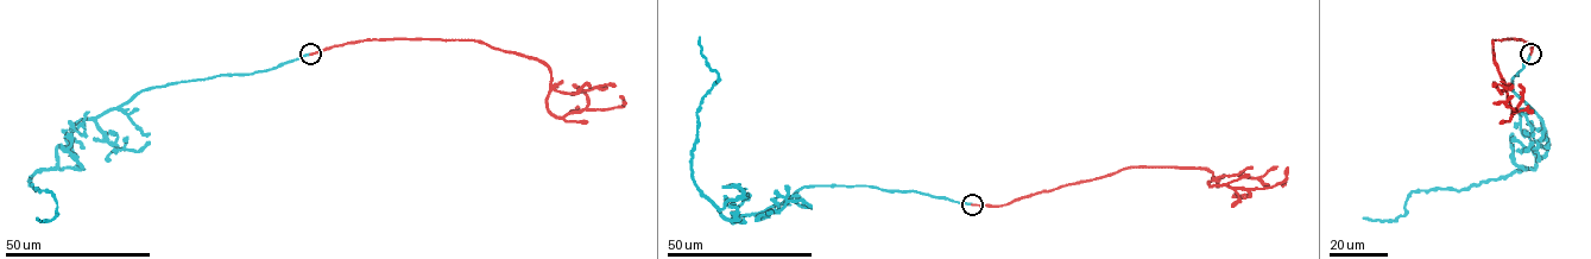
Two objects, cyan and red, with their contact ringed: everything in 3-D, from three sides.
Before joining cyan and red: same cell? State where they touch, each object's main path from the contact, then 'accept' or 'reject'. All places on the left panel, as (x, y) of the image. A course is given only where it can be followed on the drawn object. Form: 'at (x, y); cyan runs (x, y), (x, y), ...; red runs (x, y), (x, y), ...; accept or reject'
at (310, 54); cyan runs (310, 54), (146, 88), (82, 119), (56, 168), (29, 179), (57, 203), (51, 220), (37, 218); red runs (310, 54), (362, 40), (480, 40), (543, 63), (550, 73), (547, 107), (556, 117), (619, 107), (626, 103); accept

